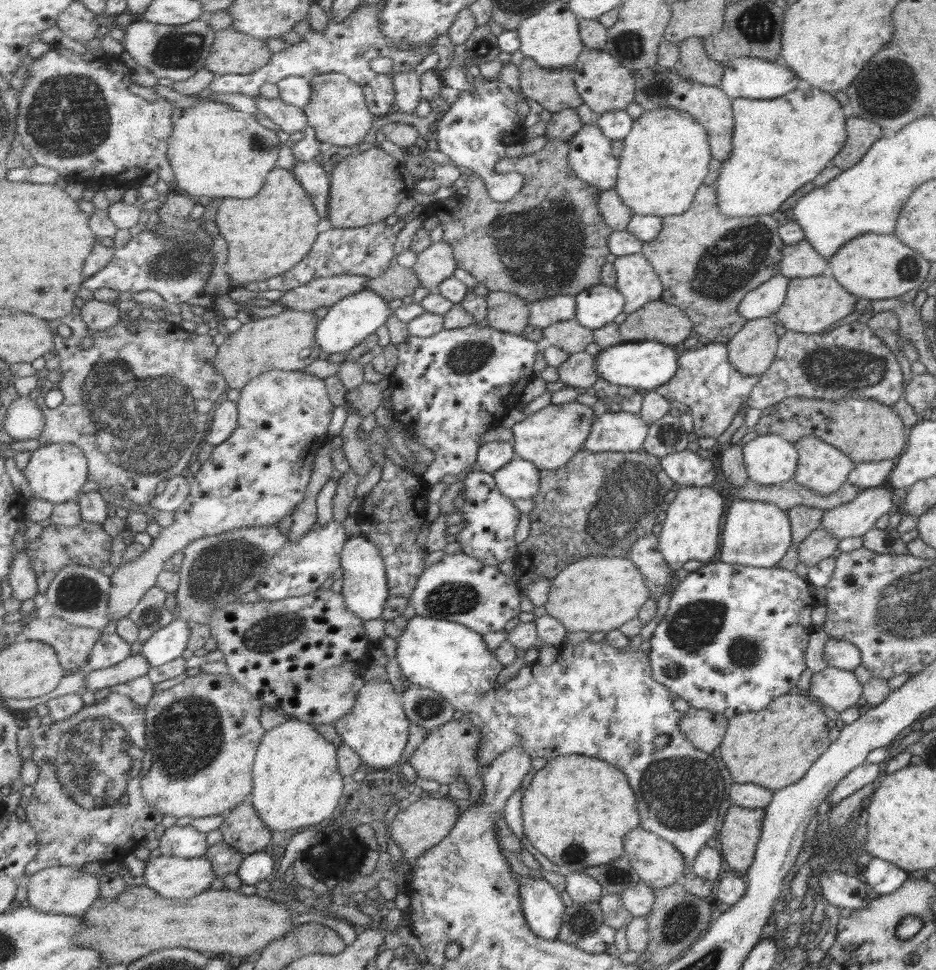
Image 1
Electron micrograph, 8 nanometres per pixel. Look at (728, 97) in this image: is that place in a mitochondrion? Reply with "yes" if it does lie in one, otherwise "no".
no

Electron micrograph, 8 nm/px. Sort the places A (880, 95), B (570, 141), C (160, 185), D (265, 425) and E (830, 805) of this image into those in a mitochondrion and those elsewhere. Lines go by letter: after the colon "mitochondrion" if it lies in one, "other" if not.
A: mitochondrion
B: other
C: other
D: other
E: other

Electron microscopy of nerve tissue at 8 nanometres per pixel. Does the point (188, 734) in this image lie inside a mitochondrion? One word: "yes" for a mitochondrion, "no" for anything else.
yes

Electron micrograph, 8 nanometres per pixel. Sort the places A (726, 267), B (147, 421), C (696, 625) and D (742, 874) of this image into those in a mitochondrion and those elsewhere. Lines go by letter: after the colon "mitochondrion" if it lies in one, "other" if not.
A: mitochondrion
B: mitochondrion
C: mitochondrion
D: other

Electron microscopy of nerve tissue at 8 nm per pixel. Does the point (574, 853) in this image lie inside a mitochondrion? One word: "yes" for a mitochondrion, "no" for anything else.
yes

